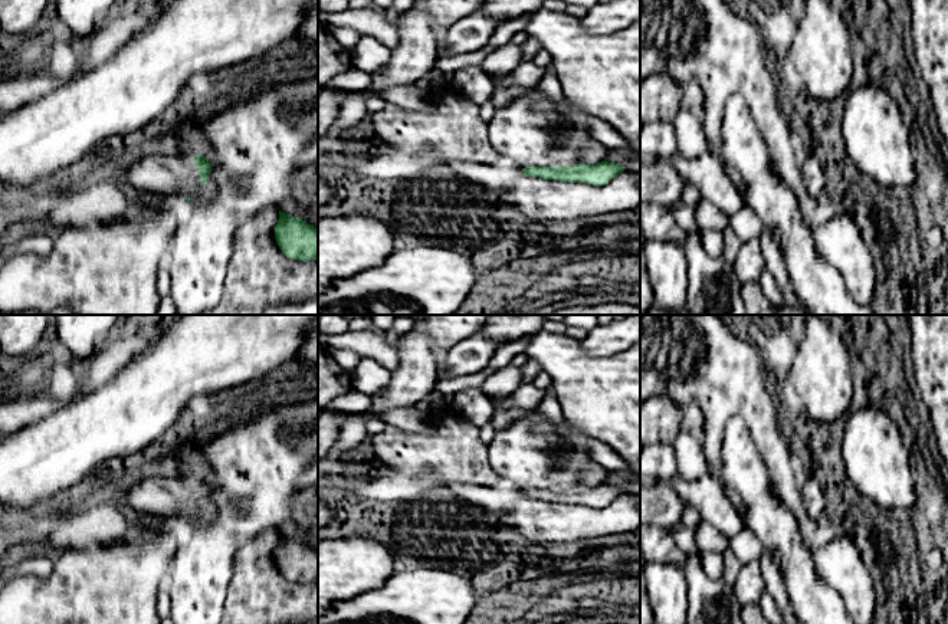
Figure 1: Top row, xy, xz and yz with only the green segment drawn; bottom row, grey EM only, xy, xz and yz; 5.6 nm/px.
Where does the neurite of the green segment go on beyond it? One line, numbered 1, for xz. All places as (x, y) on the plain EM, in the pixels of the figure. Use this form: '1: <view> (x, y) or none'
1: none

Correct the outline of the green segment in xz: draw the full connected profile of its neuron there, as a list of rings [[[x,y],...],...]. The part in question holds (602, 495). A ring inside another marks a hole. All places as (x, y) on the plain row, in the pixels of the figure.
[[[601,483],[596,487],[590,486],[575,486],[570,489],[525,489],[522,495],[531,499],[539,499],[544,502],[555,502],[564,505],[585,505],[591,508],[604,508],[611,500],[617,499],[624,493],[620,486]]]

